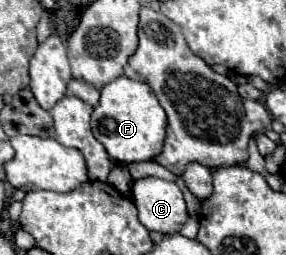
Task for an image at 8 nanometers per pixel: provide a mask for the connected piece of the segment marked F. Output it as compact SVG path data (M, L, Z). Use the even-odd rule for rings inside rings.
M120 76L102 88L100 102L92 112L90 124L94 138L106 148L114 162L148 162L162 150L166 134L166 112L158 104L148 84Z

